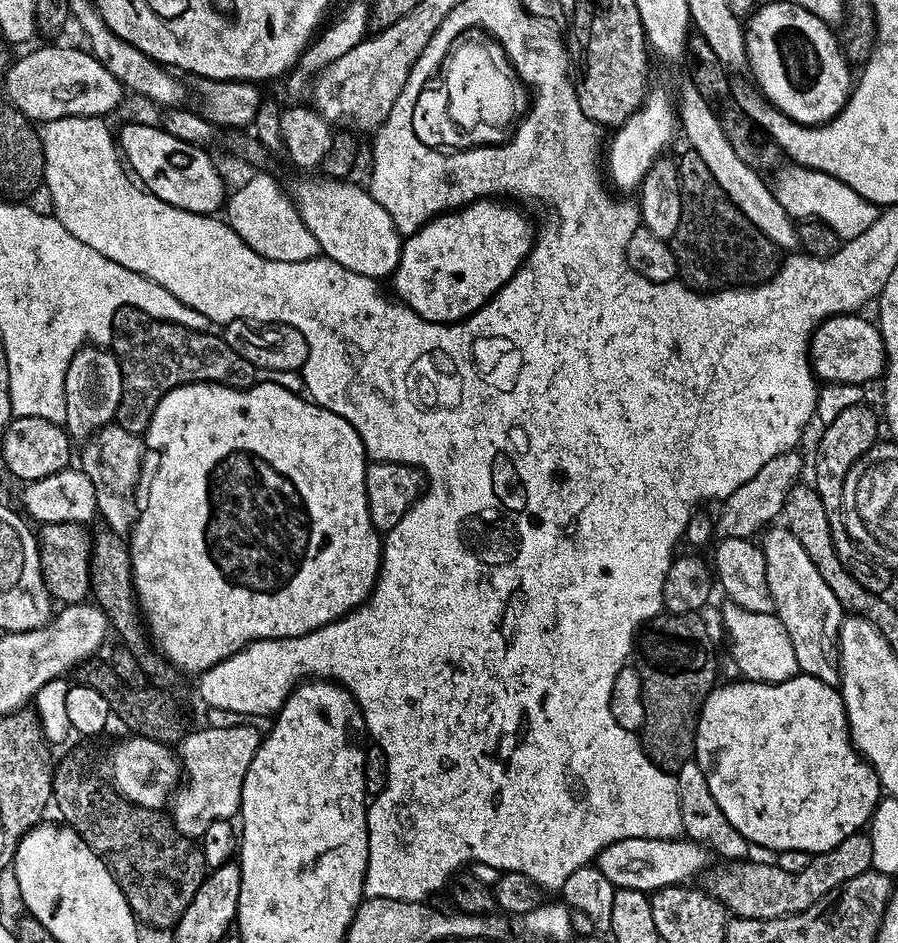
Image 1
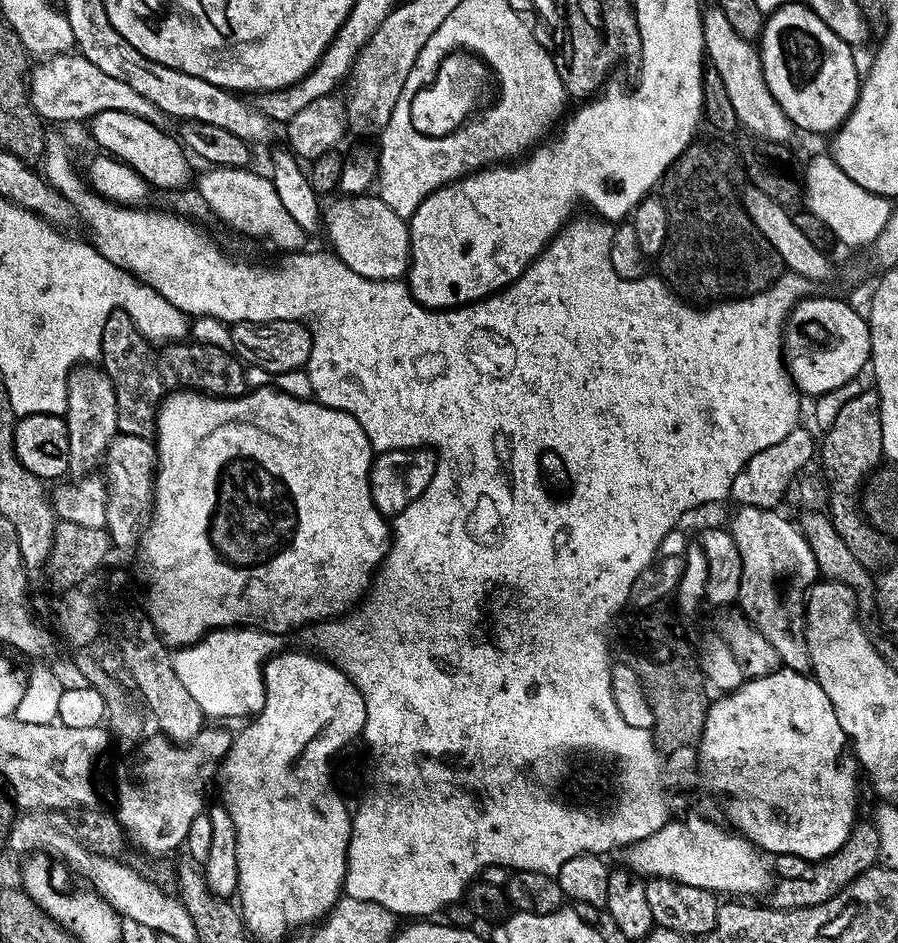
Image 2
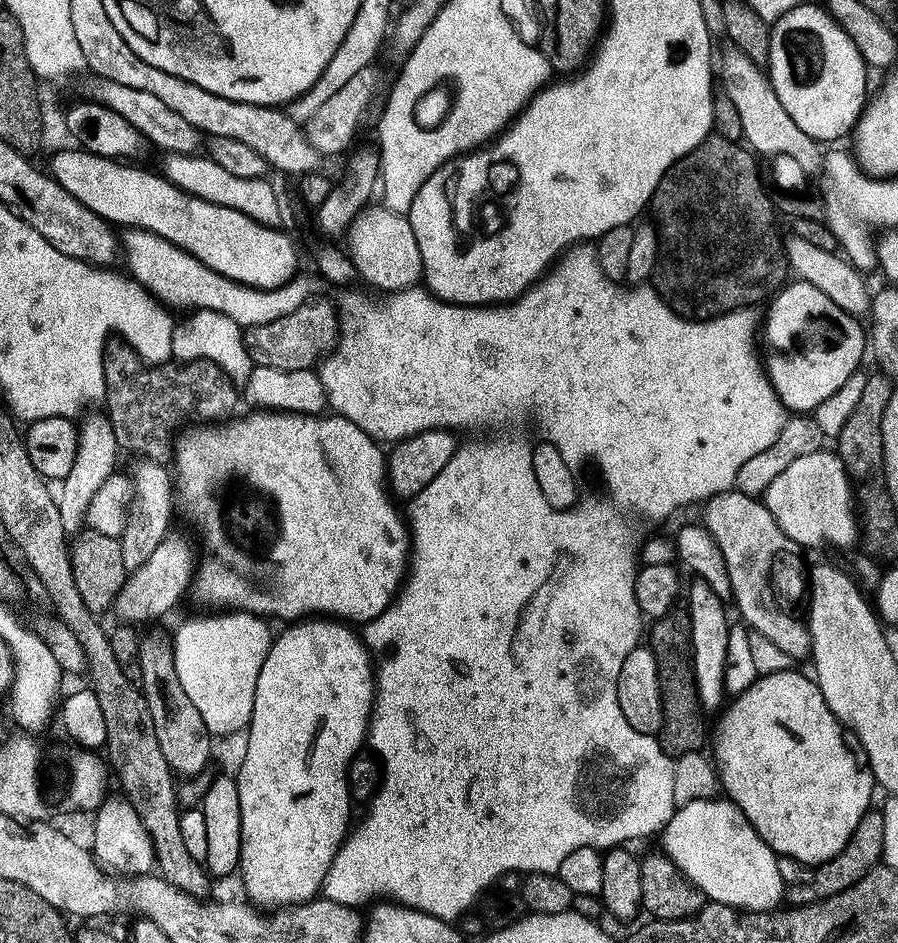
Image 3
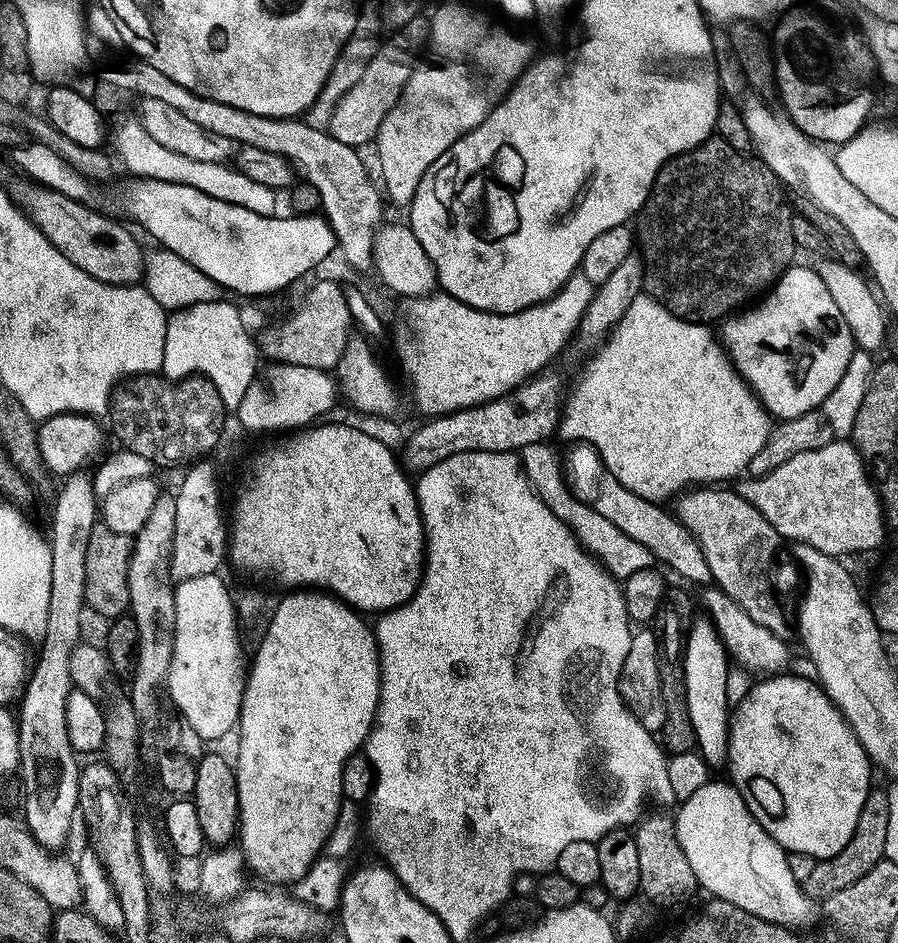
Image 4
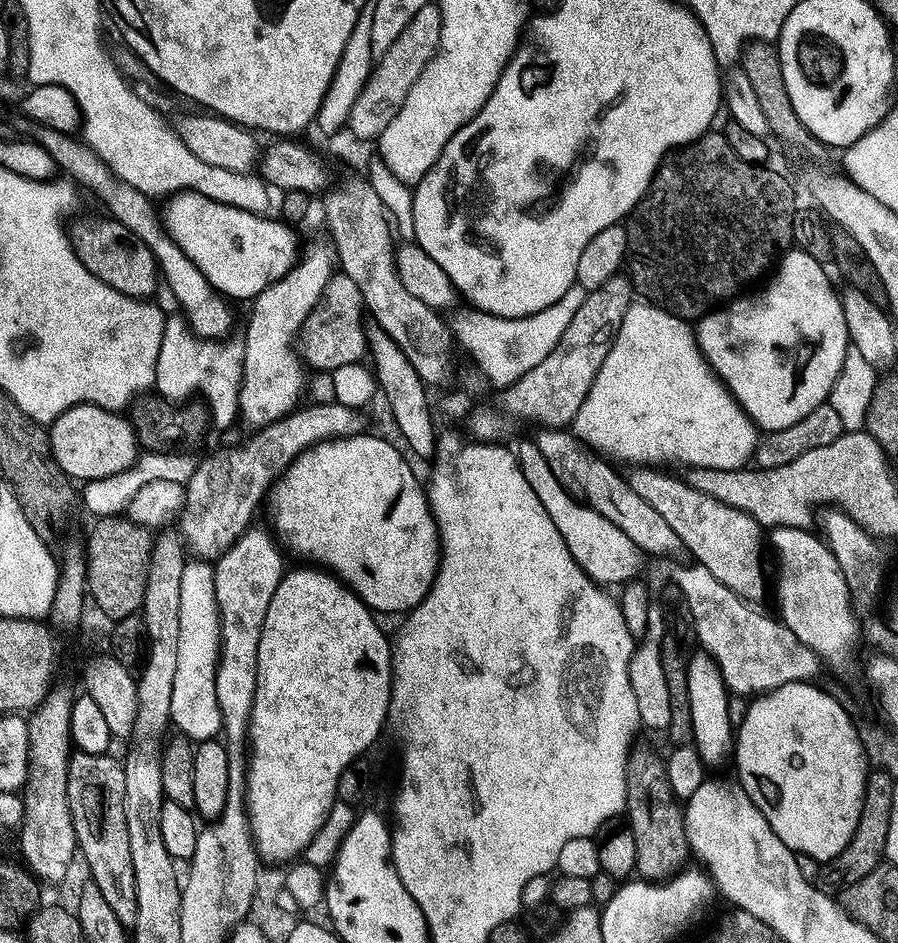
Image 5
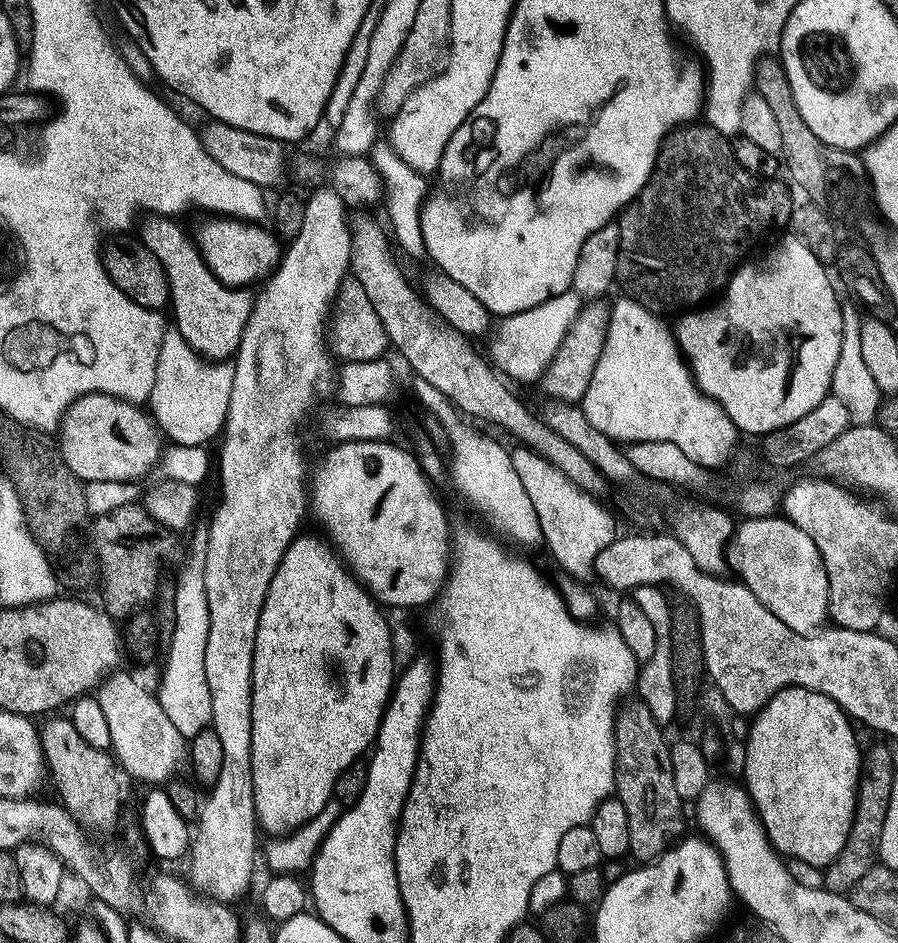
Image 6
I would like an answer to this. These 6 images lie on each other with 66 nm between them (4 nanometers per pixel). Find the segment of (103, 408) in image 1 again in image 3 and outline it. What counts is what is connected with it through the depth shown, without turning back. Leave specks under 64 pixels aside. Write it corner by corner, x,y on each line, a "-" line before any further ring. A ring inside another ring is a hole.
89,411
79,421
76,434
78,450
74,456
74,466
70,466
70,474
66,474
66,478
59,485
60,492
58,488
57,504
62,517
62,526
65,533
68,534
78,532
85,525
88,507
94,498
94,494
98,494
98,486
102,486
102,482
106,482
106,478
112,475
118,466
116,464
118,445
114,434
114,426
108,415
103,411
91,412

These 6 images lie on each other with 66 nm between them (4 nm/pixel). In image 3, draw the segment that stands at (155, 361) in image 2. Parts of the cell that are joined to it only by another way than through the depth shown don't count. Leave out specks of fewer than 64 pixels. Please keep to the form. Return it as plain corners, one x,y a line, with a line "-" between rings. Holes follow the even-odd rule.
119,338
109,339
104,346
106,414
114,426
117,445
138,452
139,457
167,465
173,459
179,424
183,420
190,419
196,412
197,421
223,421
237,411
236,403
240,404
241,400
235,382
209,360
146,364

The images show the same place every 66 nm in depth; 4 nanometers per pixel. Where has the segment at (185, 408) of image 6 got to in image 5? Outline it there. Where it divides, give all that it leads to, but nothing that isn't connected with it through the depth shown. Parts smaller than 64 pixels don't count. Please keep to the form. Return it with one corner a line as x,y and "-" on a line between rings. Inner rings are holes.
172,314
164,321
162,346
158,354
155,391
169,402
188,402
195,392
201,392
203,403
210,413
213,425
228,428
238,420
240,383
244,369
243,339
227,342
202,340
188,326
183,315

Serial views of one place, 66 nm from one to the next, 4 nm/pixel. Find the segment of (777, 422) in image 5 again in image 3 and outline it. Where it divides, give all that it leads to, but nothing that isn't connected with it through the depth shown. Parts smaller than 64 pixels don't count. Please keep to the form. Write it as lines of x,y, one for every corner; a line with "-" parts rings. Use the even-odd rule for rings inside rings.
793,279
791,282
785,283
784,287
771,297
768,308
768,320
762,324
762,340
768,343
768,360
766,356
766,371
768,380
772,384
772,389
778,394
778,398
784,404
785,409
792,414
812,414
816,407
826,398
830,398
836,391
841,388
846,381
853,379
857,375
856,367
860,364
860,359
863,358
864,352
866,356
866,328
864,328
857,317
846,314
846,310
842,310
838,306
834,306
834,302
830,302
830,298
826,298
826,294
822,294
822,290
818,290
818,286
810,286
810,282
805,280

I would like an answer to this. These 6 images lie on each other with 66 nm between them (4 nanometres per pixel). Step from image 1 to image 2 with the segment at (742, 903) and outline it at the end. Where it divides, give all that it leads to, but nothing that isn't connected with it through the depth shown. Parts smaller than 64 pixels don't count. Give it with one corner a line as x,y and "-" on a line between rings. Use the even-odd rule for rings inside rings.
857,822
852,827
852,833
846,838
846,842
833,856
827,860
821,860
815,865
812,877
807,880
804,876
796,876
793,880
780,880
773,883
772,900
773,908
809,908
815,904
826,902
830,897
837,896
850,882
854,882
866,870
877,867
880,860
880,843
878,842
878,830
875,823

